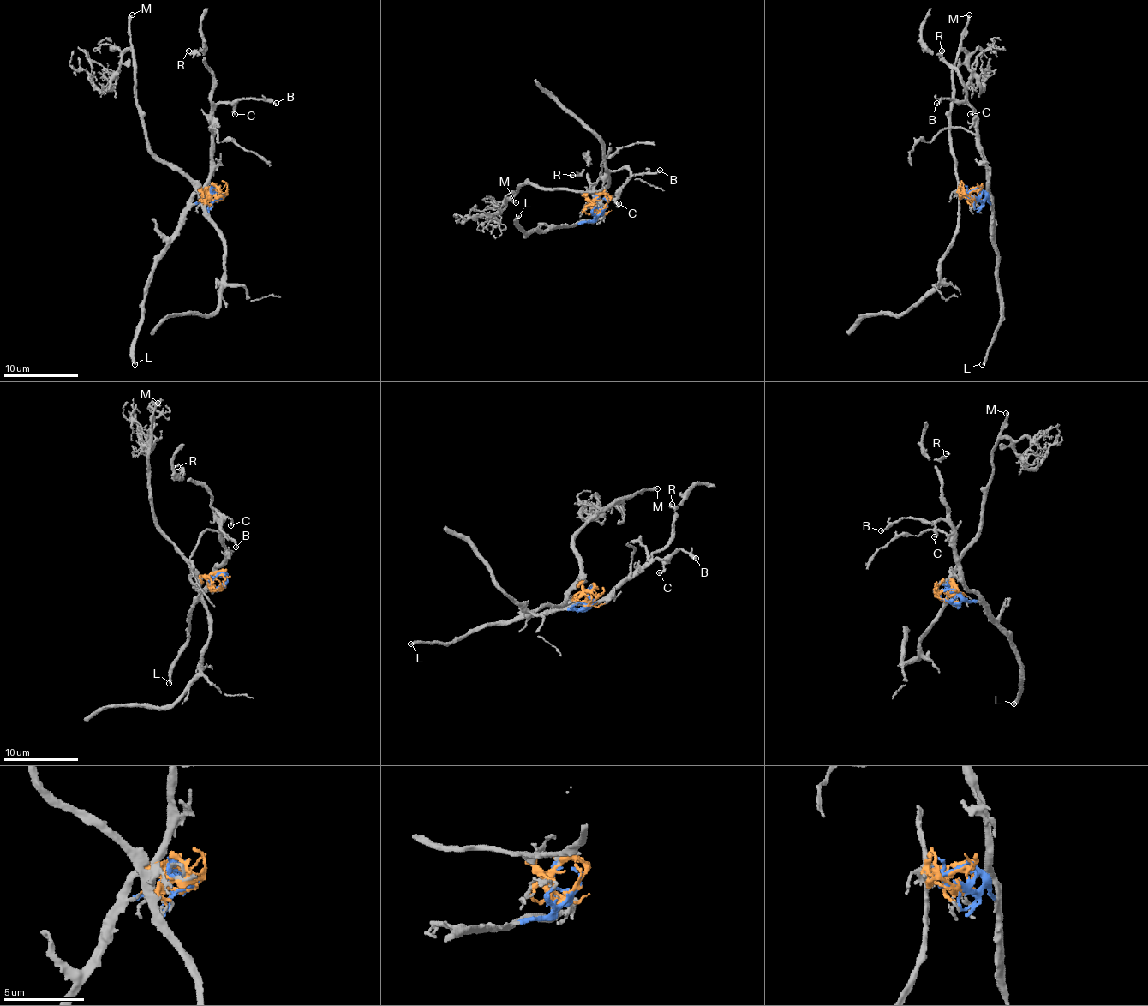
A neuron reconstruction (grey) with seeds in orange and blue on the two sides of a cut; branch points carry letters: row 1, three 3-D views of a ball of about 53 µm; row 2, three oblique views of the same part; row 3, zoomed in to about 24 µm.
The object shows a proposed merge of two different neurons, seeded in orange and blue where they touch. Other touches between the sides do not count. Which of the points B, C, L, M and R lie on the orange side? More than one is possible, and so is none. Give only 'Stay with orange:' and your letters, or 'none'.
Stay with orange: M

